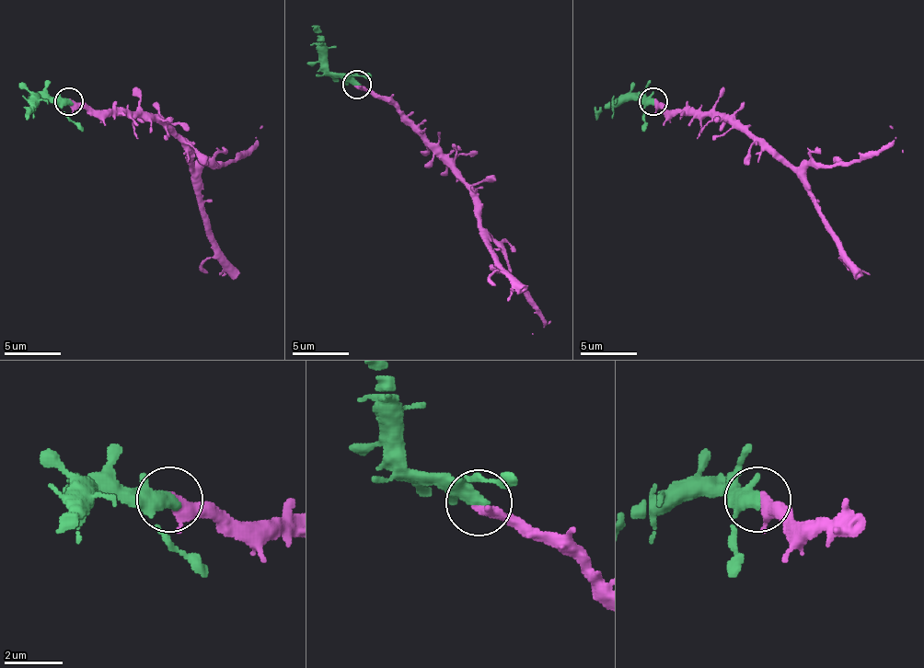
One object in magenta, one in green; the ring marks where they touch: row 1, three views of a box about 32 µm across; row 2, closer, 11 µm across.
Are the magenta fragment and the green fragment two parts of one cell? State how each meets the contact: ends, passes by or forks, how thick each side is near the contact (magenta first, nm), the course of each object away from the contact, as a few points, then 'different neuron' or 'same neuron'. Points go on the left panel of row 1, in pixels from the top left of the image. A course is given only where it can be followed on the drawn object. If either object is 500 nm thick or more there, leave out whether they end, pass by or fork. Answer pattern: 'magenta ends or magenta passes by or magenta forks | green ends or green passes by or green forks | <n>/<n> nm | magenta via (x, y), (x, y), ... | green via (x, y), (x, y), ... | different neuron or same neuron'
magenta ends | green forks | 440/300 nm | magenta via (69, 100), (100, 109), (148, 112), (186, 149), (194, 166), (234, 163), (257, 137), (262, 126) | green via (69, 100), (38, 100), (27, 120) | same neuron

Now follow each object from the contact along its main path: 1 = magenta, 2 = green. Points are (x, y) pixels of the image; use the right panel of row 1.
1: (655, 100), (669, 109), (723, 112), (760, 146), (774, 149), (794, 166), (860, 163), (896, 137), (891, 126)
2: (652, 100), (616, 100), (595, 120)

